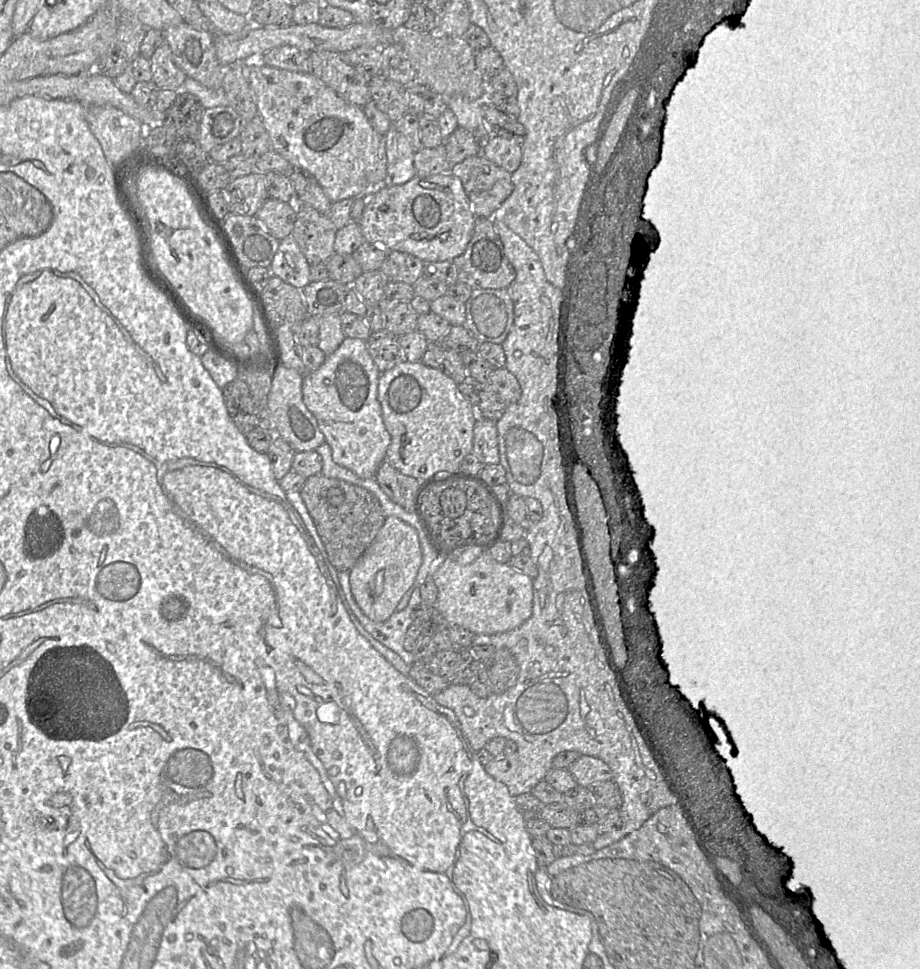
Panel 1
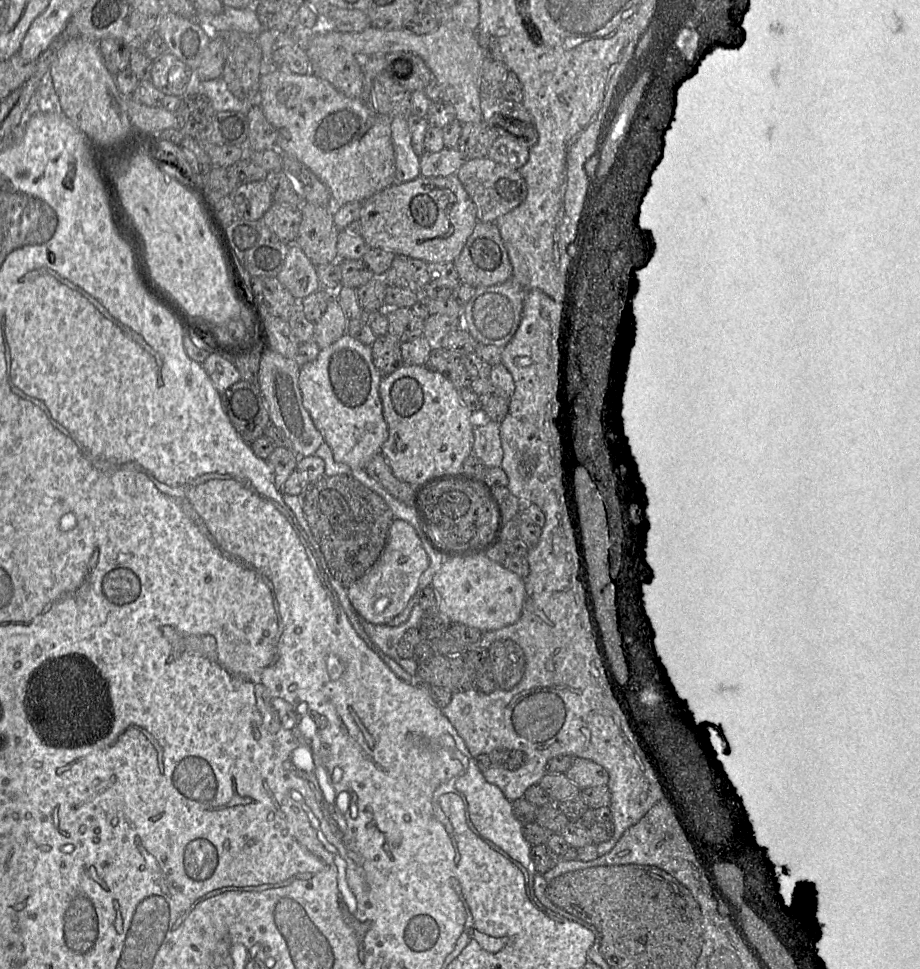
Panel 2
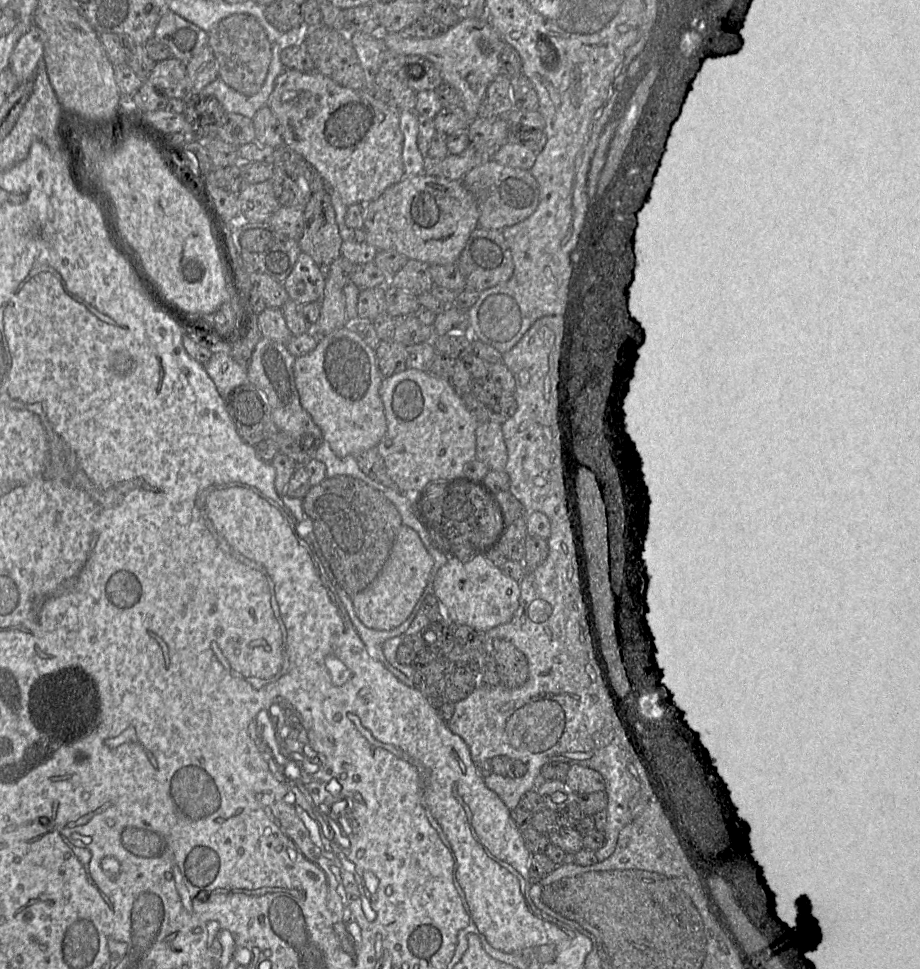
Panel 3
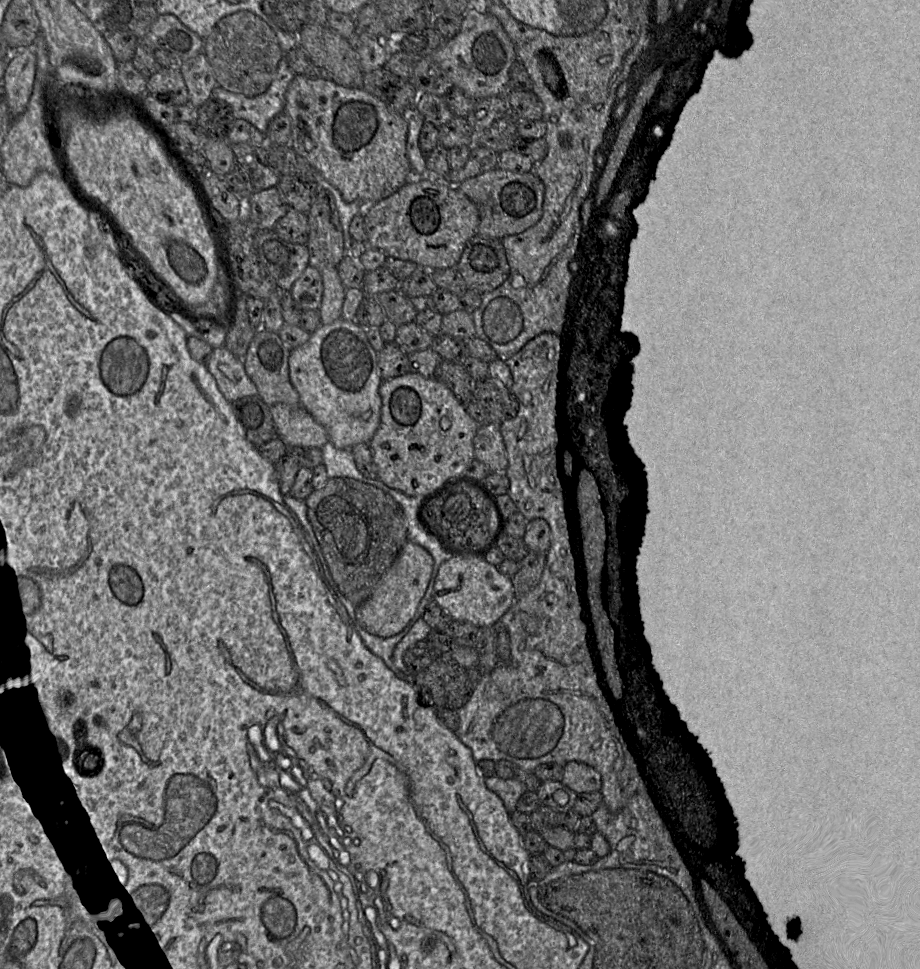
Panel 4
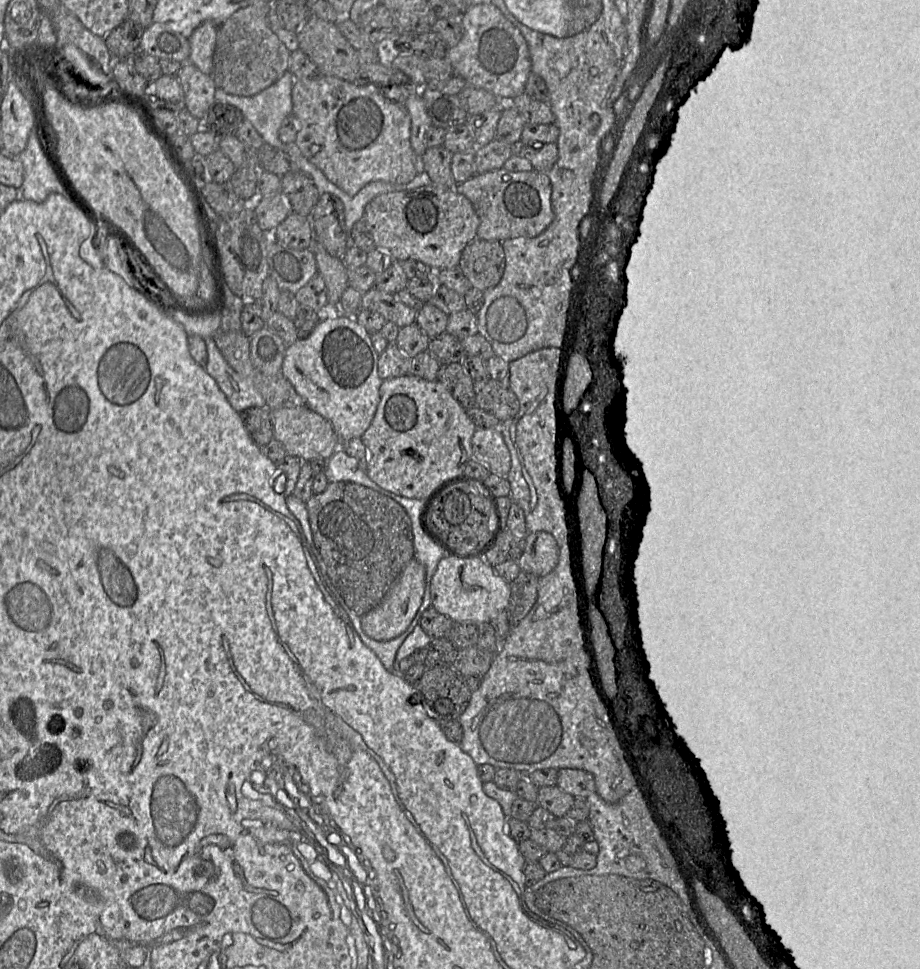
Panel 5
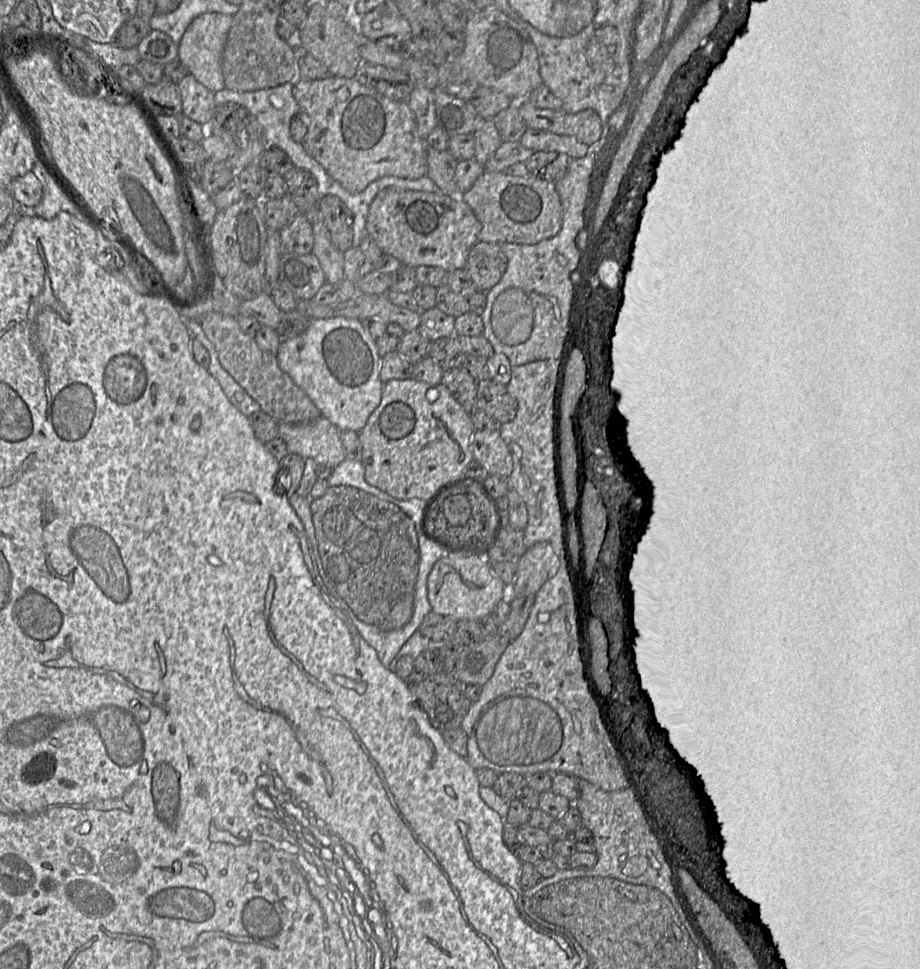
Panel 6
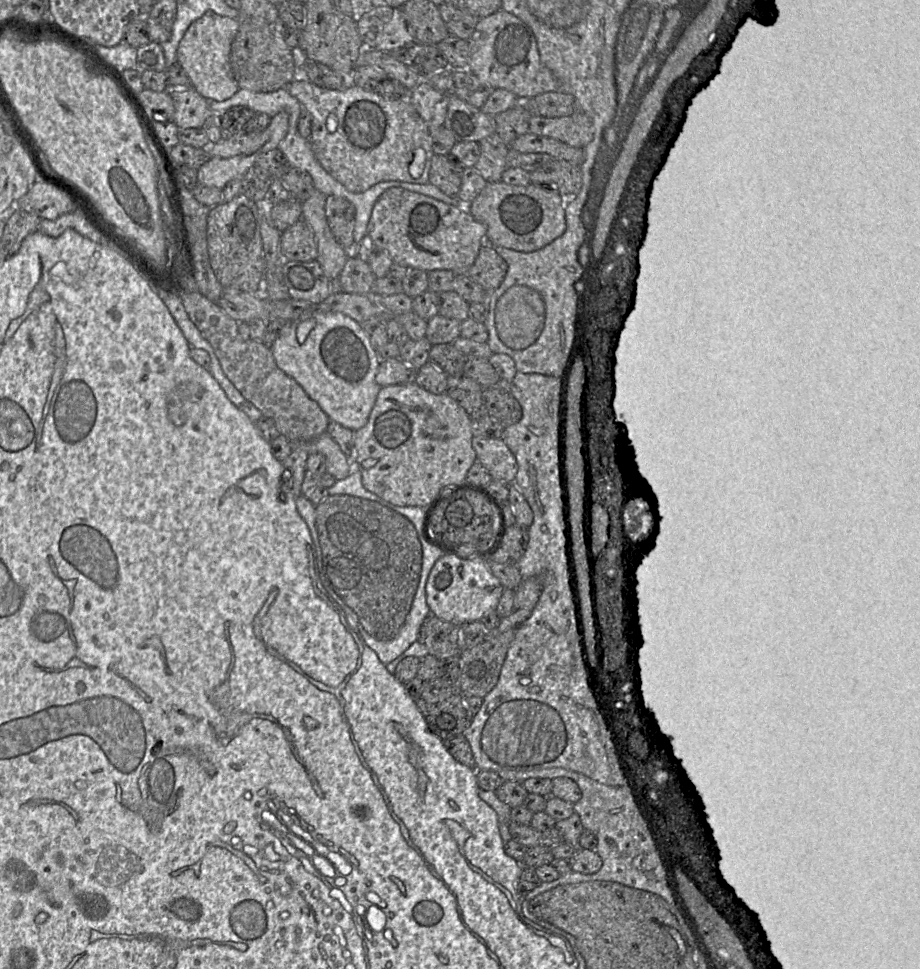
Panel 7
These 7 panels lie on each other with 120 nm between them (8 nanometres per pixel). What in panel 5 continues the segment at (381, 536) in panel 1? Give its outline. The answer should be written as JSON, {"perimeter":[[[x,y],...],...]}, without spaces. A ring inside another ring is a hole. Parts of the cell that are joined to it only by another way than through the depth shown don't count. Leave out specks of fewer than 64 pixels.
{"perimeter":[[[412,559],[392,584],[382,601],[367,614],[361,616],[365,634],[376,641],[389,641],[406,631],[417,614],[425,591],[425,568]]]}

